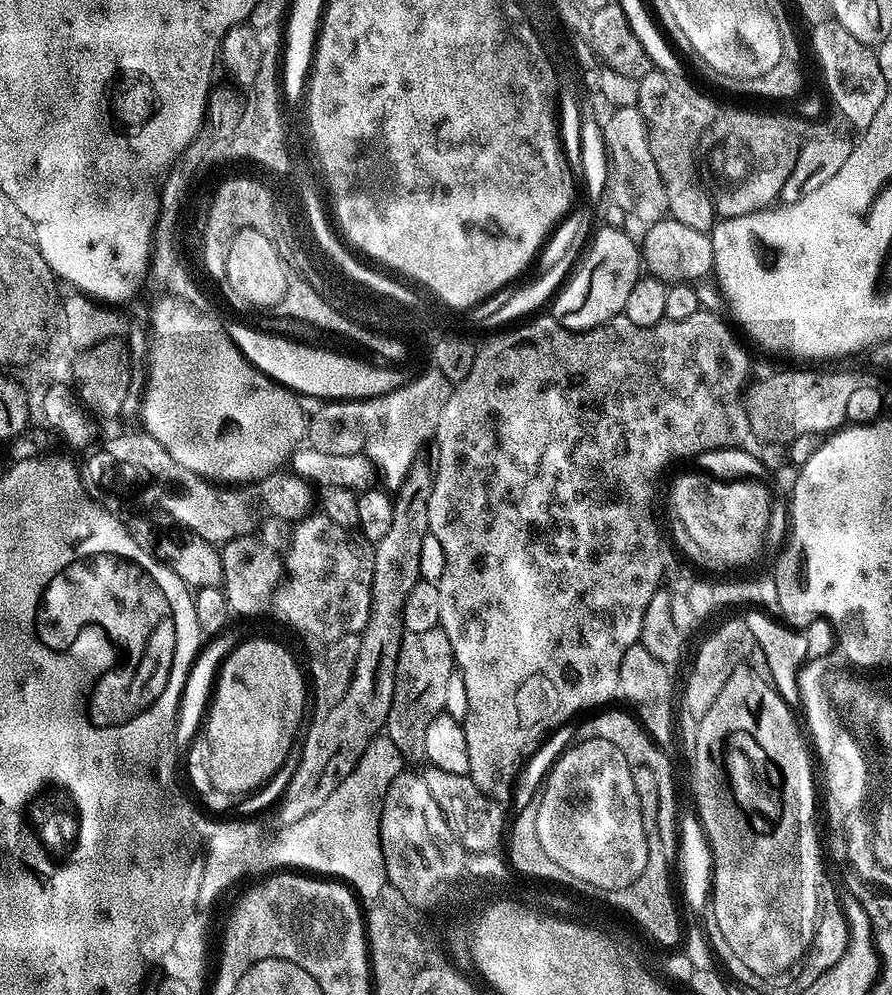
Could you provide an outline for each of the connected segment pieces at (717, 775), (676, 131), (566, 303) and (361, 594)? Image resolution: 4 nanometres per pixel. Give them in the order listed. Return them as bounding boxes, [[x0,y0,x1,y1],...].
[[690,666,826,973],[635,70,718,233],[550,228,642,332],[271,514,376,642]]

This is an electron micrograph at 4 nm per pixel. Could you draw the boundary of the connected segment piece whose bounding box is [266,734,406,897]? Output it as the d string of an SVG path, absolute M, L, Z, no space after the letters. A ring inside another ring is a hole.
M386 734L372 740L358 758L354 770L314 810L298 822L289 824L292 832L284 836L284 844L275 848L269 843L266 848L267 863L273 860L288 860L285 869L303 870L308 874L319 874L324 878L335 878L351 886L359 894L376 896L381 885L380 868L384 864L380 845L380 815L386 798L386 790L394 778L405 771L406 765L398 746L390 742Z

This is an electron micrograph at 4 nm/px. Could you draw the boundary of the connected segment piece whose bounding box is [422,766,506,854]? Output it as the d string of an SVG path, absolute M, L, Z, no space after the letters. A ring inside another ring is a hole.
M431 766L425 767L422 775L434 802L438 802L438 810L442 810L442 818L446 818L446 826L450 826L458 842L462 842L465 852L469 854L495 853L499 849L499 844L501 847L505 843L505 809L486 794L482 794L482 790L474 786L471 776L451 776L444 770Z

